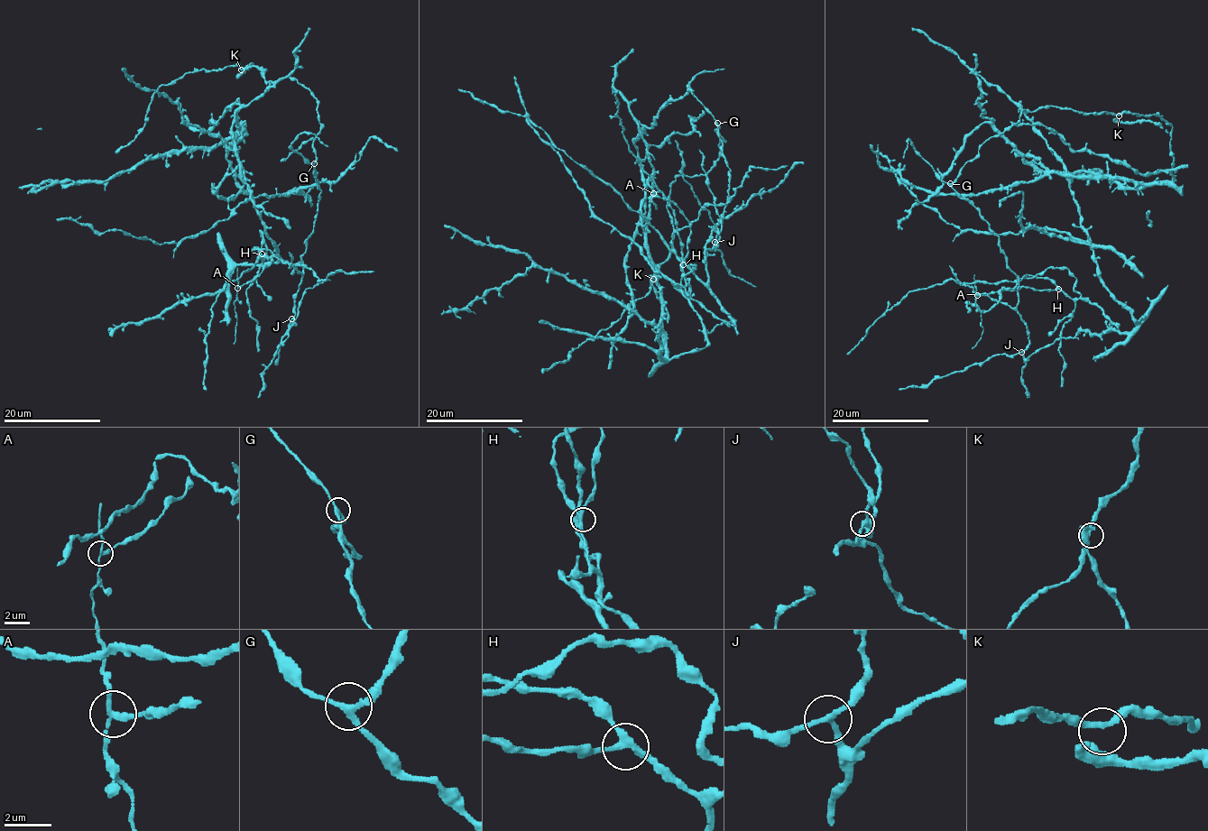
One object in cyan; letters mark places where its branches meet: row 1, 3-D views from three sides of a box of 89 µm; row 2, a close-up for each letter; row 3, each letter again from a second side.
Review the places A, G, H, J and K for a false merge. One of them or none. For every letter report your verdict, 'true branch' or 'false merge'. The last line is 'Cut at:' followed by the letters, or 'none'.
A: false merge
G: true branch
H: true branch
J: true branch
K: true branch
Cut at: A

